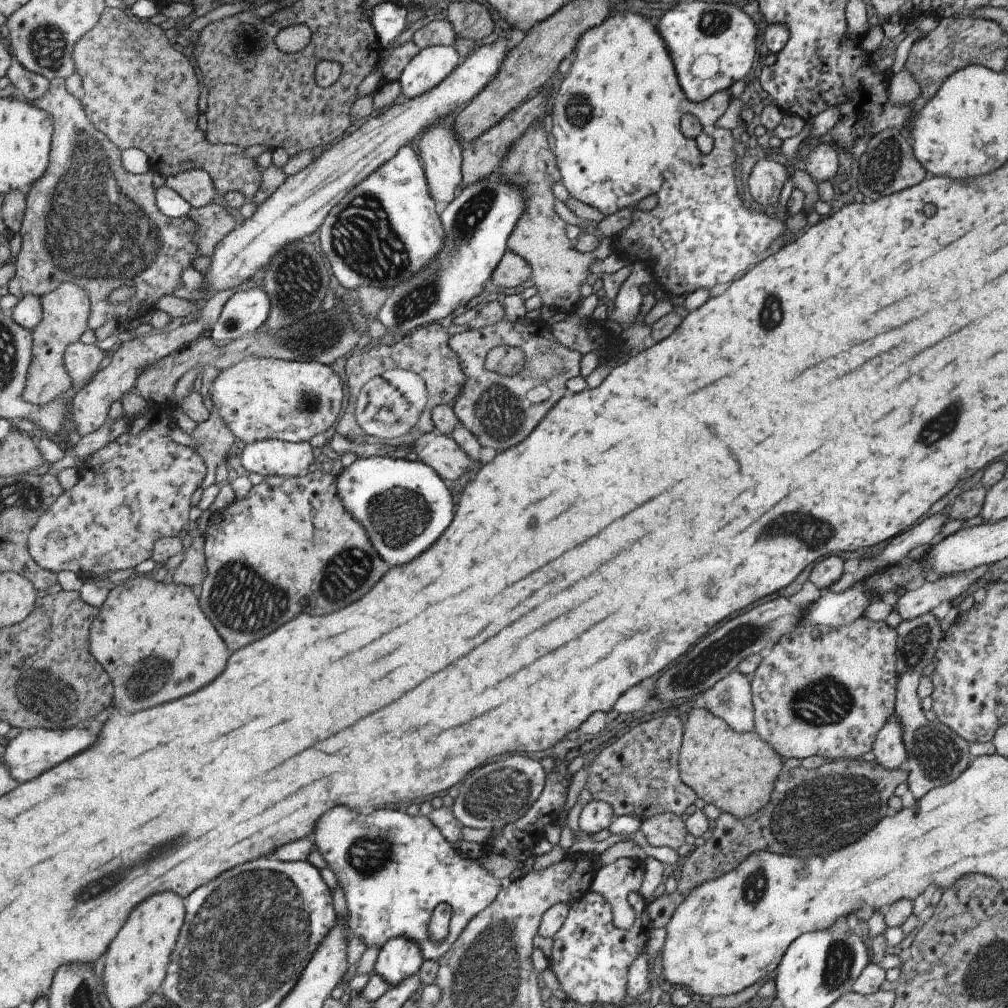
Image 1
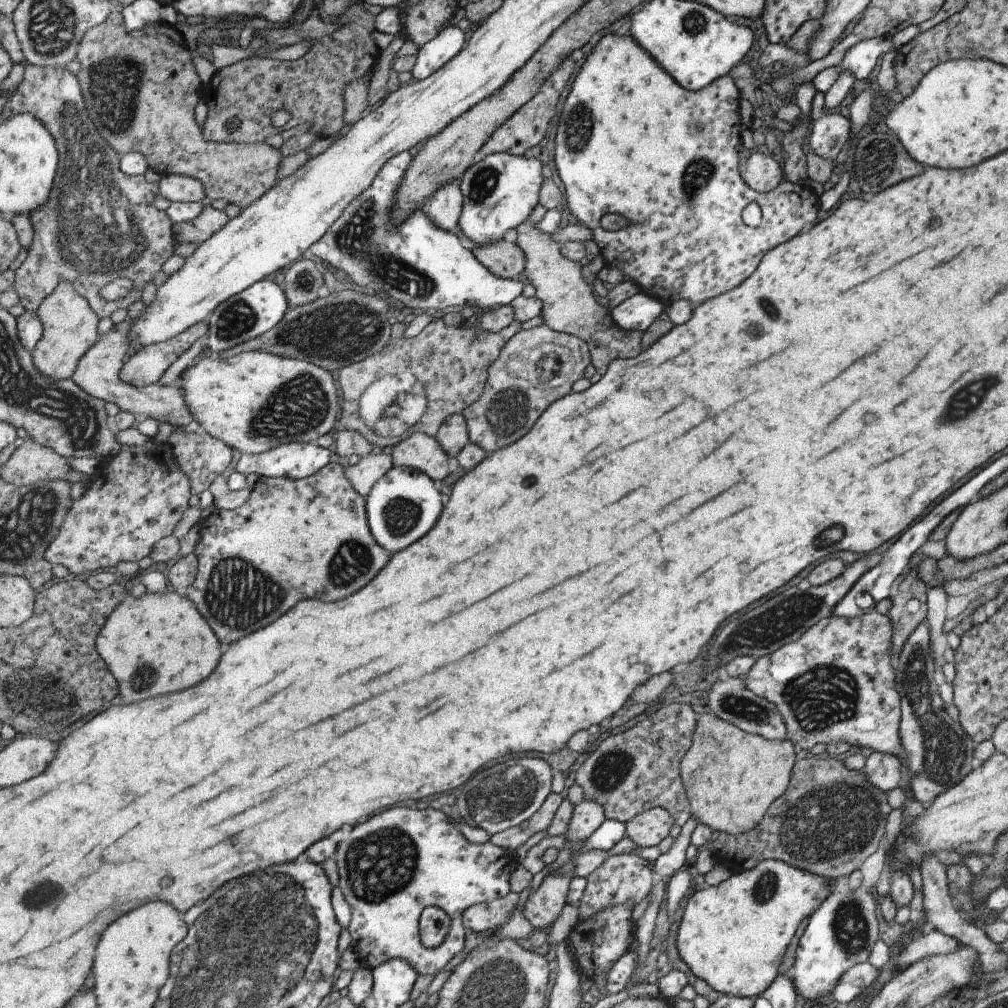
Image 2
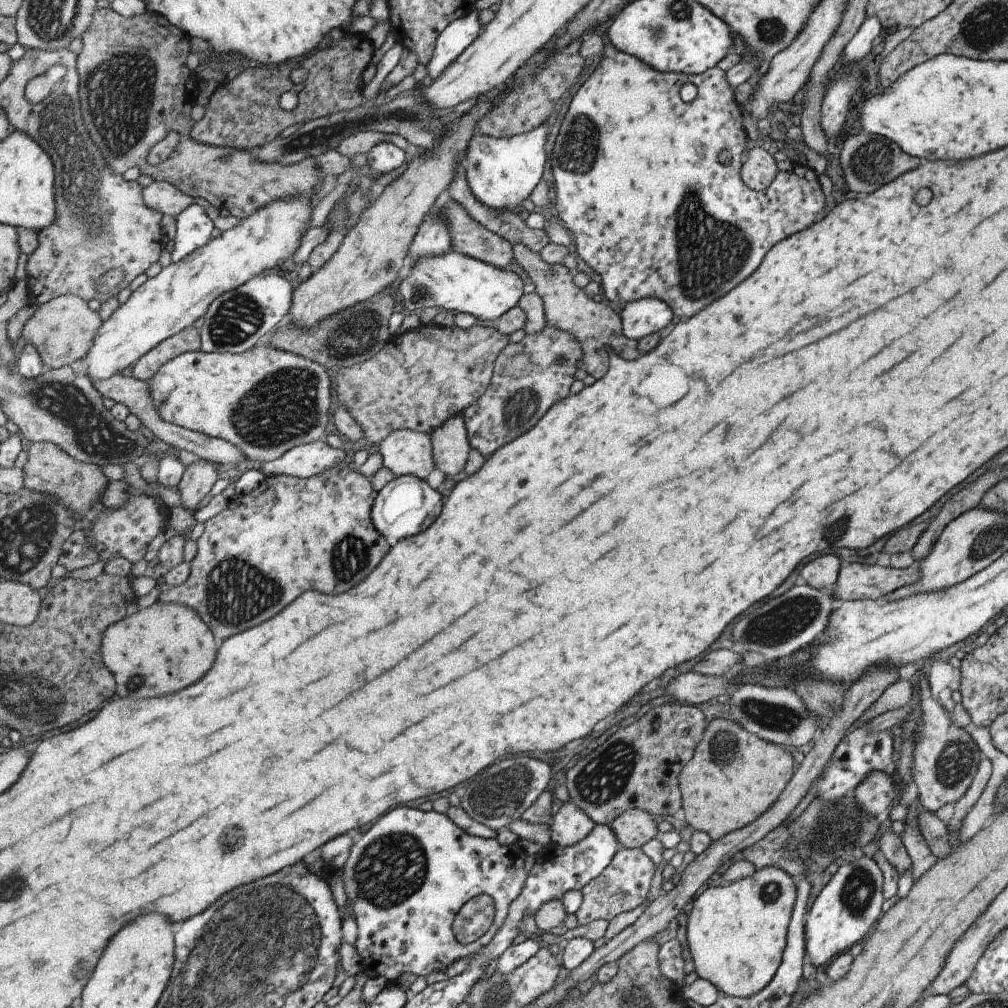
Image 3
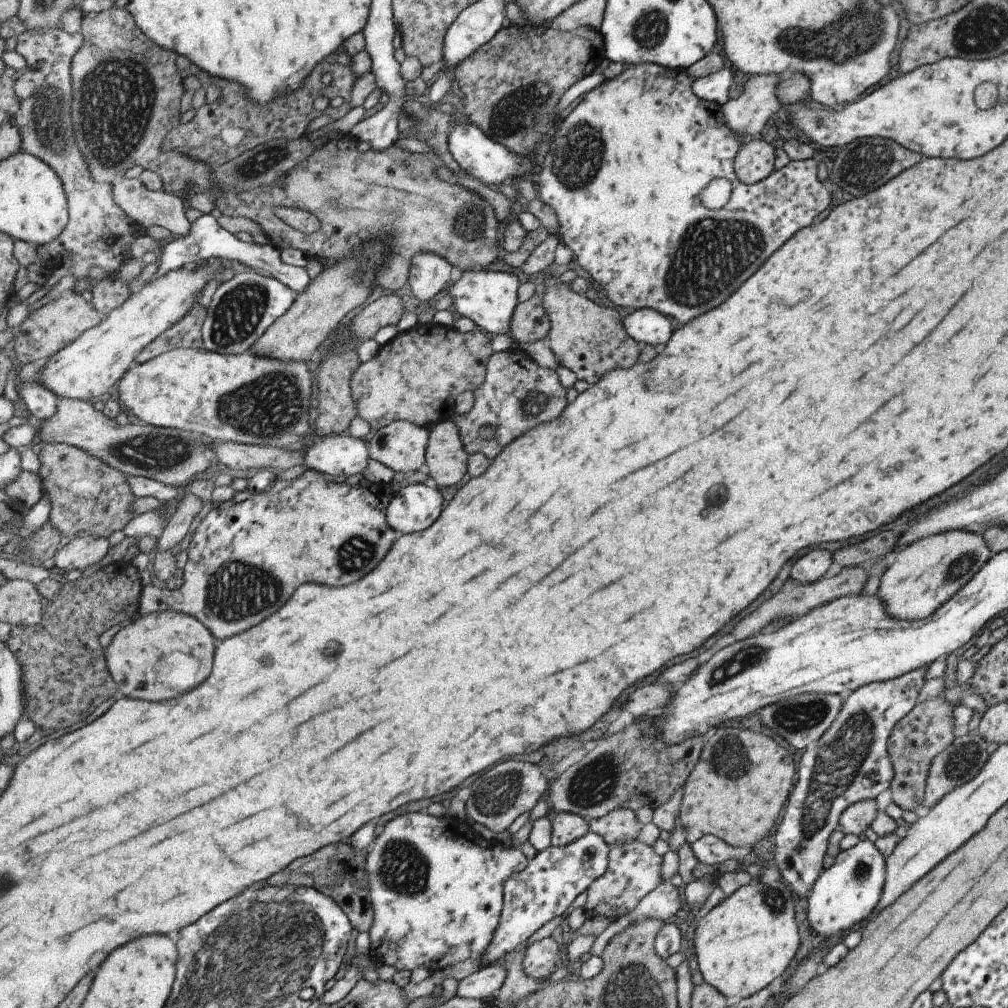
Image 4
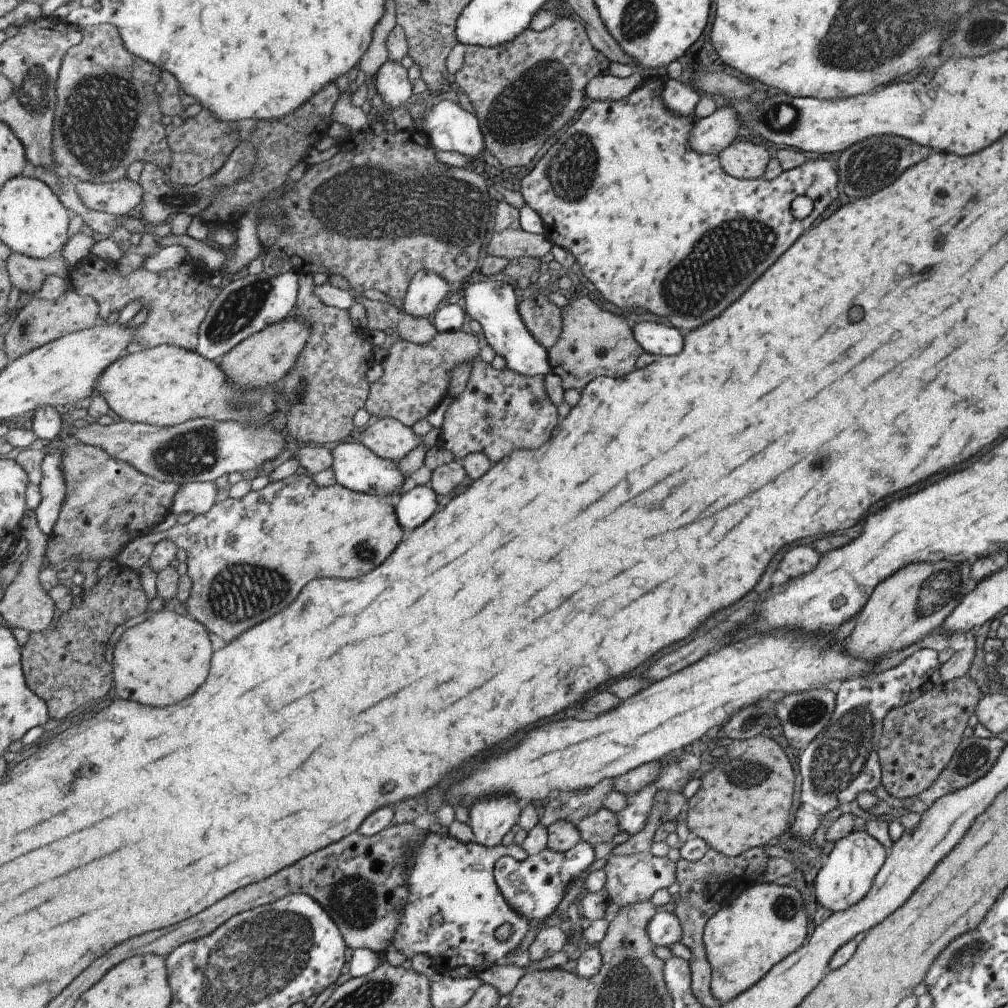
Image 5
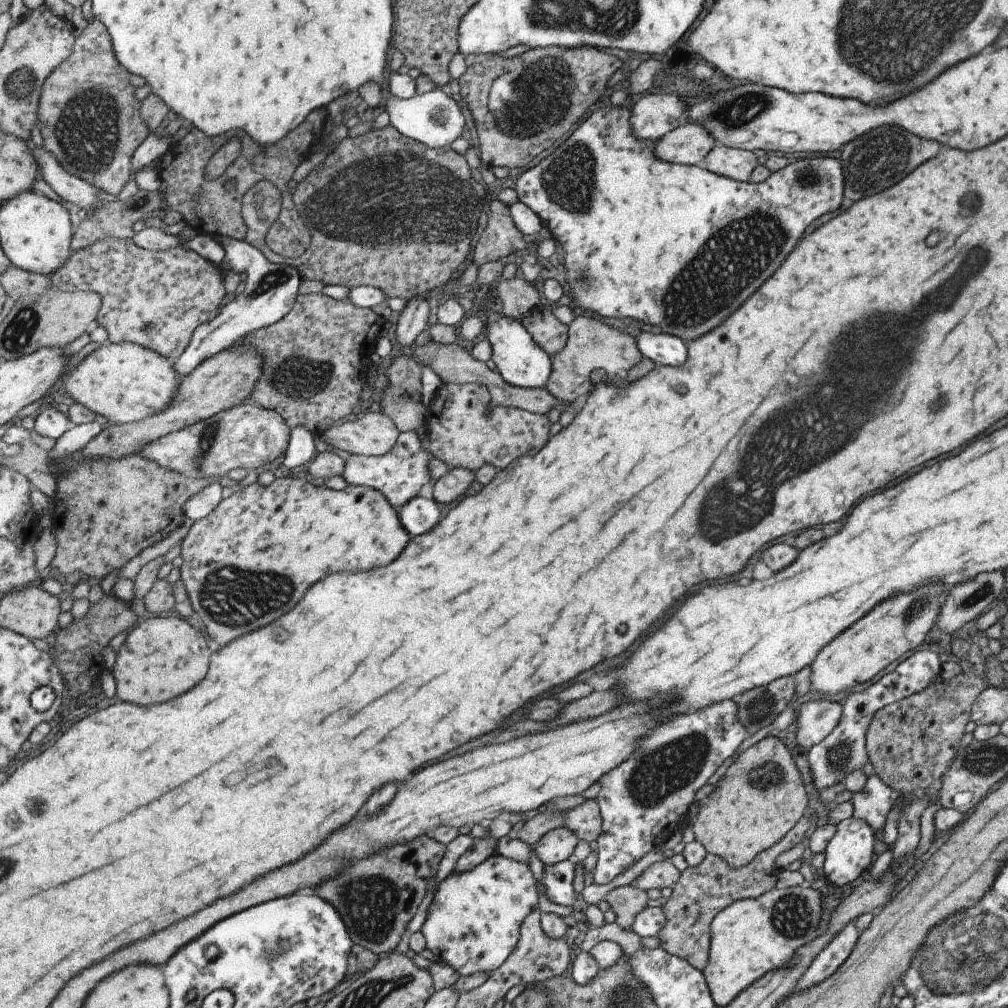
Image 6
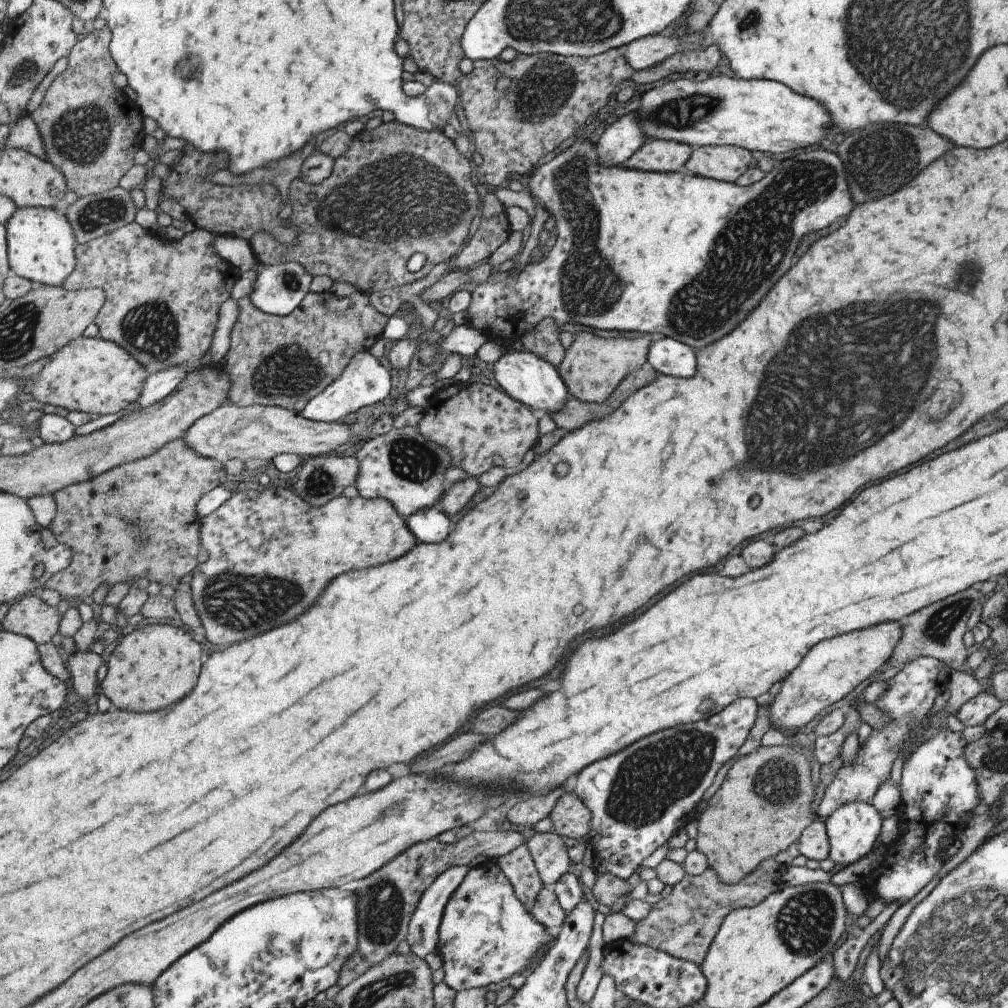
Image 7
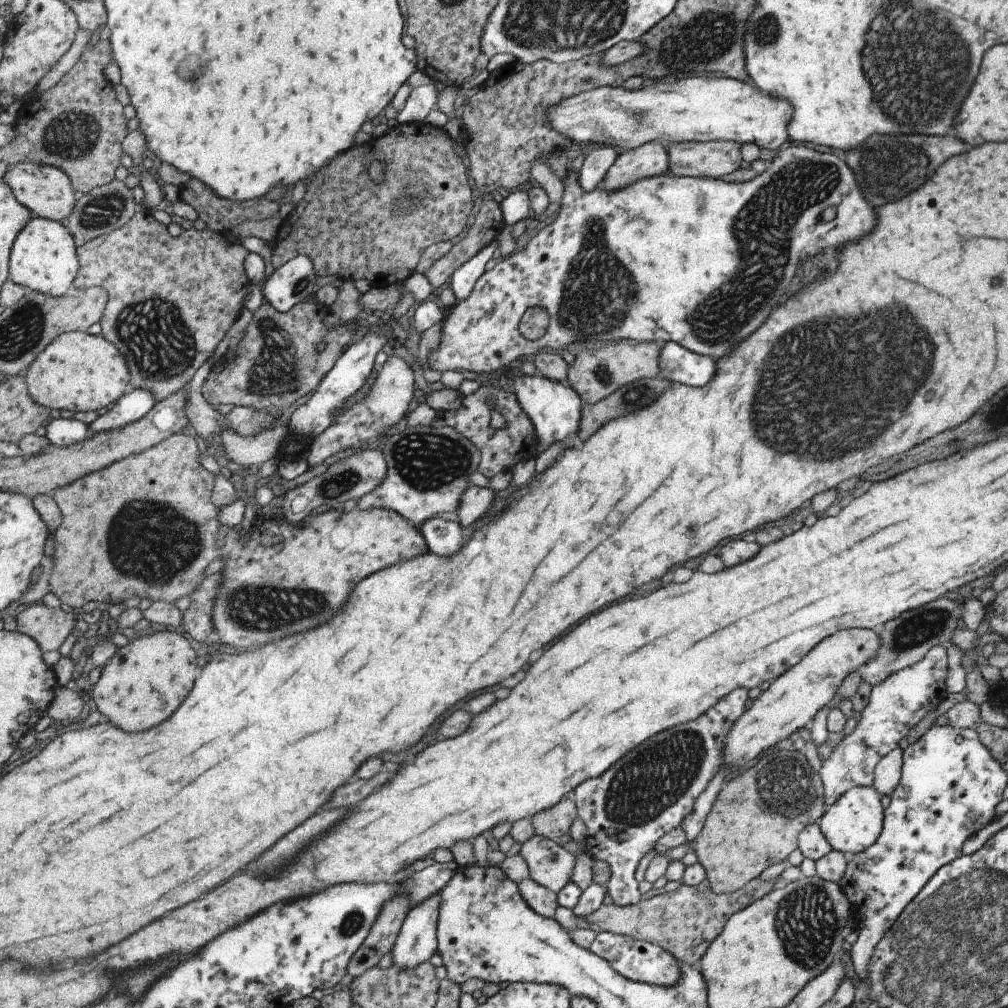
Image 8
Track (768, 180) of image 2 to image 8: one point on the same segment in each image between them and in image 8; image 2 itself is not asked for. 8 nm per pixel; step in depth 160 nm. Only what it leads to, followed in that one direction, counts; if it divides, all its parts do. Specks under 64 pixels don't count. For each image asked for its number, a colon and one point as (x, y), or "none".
3: (757, 172)
4: (753, 162)
5: (741, 159)
6: (737, 164)
7: (718, 162)
8: (713, 159)

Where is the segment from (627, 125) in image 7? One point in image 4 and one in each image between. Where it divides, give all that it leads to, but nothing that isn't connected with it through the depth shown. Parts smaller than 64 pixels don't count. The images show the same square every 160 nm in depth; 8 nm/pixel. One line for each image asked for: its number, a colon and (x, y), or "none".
4: (714, 87)
5: (680, 98)
6: (653, 115)

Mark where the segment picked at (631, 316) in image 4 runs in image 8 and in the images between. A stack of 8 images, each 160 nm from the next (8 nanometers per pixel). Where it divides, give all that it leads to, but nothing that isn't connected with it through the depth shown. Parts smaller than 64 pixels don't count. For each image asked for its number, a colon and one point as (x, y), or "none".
5: (657, 339)
6: (661, 348)
7: (668, 356)
8: (676, 364)

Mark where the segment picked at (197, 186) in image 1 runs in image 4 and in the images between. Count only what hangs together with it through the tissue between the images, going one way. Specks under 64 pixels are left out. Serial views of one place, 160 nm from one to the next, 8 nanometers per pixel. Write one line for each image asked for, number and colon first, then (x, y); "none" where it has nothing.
2: (177, 188)
3: (164, 196)
4: (147, 207)

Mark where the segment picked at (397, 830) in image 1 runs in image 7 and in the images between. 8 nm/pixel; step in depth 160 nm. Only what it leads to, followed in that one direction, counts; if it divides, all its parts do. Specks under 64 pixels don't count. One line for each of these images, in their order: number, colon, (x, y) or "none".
2: (393, 867)
3: (407, 878)
4: (438, 888)
5: (456, 906)
6: (474, 921)
7: (487, 934)

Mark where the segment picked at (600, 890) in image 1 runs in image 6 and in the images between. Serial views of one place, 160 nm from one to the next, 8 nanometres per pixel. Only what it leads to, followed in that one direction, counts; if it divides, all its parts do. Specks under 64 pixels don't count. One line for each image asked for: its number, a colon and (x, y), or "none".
2: (620, 879)
3: (622, 885)
4: (632, 871)
5: (629, 878)
6: (660, 874)

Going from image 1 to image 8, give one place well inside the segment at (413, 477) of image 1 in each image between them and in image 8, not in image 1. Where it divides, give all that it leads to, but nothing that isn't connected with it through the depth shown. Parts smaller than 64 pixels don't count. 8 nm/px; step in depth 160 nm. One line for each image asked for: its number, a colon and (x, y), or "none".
2: (404, 505)
3: (407, 505)
4: (415, 507)
5: (416, 505)
6: (420, 515)
7: (431, 524)
8: (446, 537)

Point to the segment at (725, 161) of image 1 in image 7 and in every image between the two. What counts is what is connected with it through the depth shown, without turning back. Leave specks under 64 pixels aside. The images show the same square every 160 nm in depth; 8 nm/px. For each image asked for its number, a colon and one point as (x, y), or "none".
2: (630, 141)
3: (630, 160)
4: (648, 144)
5: (621, 190)
6: (637, 233)
7: (628, 245)

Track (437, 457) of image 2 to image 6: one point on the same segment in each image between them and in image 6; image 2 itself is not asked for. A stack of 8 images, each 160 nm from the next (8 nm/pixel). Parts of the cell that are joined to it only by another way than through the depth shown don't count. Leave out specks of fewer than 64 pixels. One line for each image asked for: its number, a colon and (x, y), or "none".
3: (406, 452)
4: (401, 446)
5: (389, 438)
6: (376, 434)

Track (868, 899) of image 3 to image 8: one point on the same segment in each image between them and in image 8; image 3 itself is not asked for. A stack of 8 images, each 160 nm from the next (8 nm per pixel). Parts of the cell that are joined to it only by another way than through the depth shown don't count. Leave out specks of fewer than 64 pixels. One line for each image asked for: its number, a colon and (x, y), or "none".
4: (844, 895)
5: (847, 873)
6: (850, 850)
7: (852, 830)
8: (854, 821)

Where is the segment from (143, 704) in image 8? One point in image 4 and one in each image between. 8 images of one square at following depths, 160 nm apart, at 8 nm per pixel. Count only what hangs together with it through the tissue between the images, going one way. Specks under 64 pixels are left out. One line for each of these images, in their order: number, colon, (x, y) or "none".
4: (160, 656)
5: (166, 658)
6: (163, 657)
7: (152, 667)

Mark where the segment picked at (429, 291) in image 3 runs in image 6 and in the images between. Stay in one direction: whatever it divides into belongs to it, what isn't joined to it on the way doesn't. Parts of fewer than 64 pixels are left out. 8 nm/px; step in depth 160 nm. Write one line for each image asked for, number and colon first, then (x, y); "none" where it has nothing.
4: (489, 297)
5: (493, 303)
6: (520, 361)

